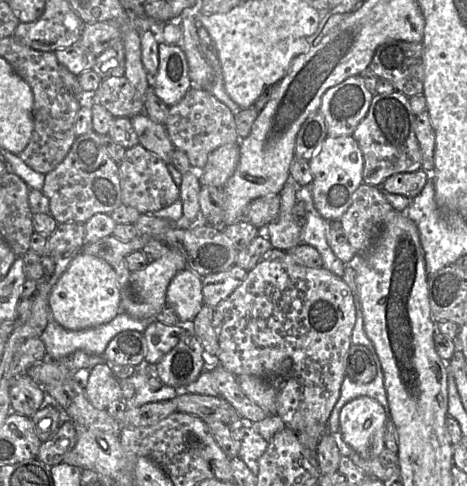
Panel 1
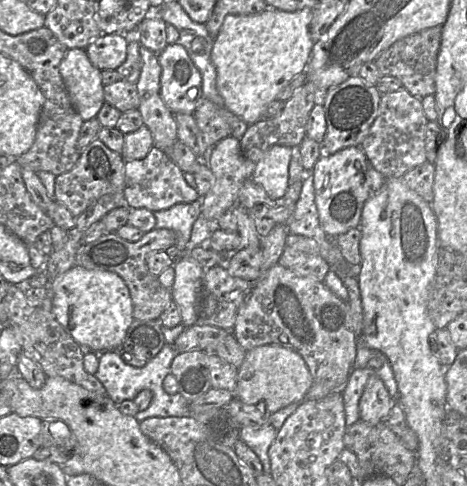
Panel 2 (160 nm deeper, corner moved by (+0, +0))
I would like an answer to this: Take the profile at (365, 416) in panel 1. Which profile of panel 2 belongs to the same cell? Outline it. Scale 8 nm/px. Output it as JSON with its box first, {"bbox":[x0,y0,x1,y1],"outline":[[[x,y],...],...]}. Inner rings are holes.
{"bbox":[359,375,395,424],"outline":[[[370,375],[359,401],[360,420],[370,424],[382,422],[395,402],[383,381]]]}

